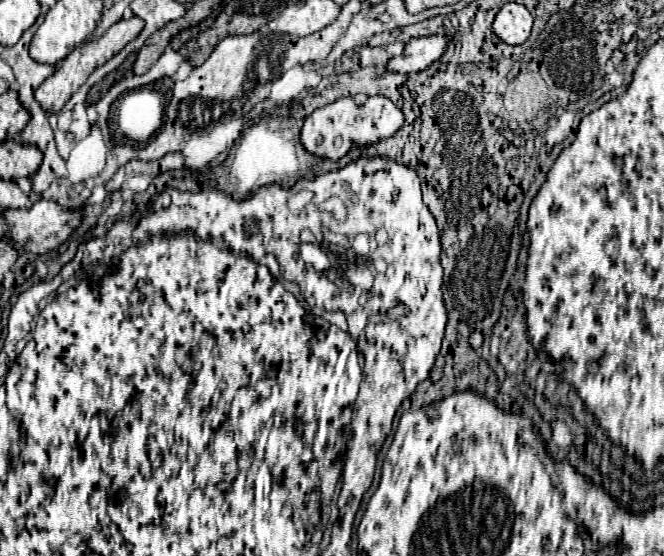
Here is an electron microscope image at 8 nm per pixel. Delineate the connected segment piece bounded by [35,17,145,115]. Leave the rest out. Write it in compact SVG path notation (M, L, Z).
M131 17L131 19L127 19L127 21L117 21L115 25L111 25L99 39L95 39L95 41L85 41L81 47L75 47L65 59L63 59L63 63L61 63L61 67L57 67L55 69L55 73L49 77L49 79L45 79L41 85L39 85L39 89L35 91L35 99L39 101L39 105L43 107L43 111L45 113L59 113L61 111L61 107L69 101L69 97L87 81L87 77L99 67L99 65L103 65L103 63L107 63L113 55L117 55L129 41L133 41L137 35L139 35L139 31L143 29L143 19L139 19L139 17Z

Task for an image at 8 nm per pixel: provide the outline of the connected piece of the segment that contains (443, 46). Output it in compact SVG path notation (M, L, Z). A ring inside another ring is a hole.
M429 35L421 39L411 39L405 45L405 51L399 57L393 57L387 65L389 71L399 73L415 73L427 69L431 63L439 61L439 57L447 51L451 43L449 35Z

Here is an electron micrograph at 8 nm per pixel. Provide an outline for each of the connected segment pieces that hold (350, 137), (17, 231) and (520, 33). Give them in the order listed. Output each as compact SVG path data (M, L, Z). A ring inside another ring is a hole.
M383 95L367 97L365 103L357 103L353 97L341 97L335 103L315 109L309 117L305 117L305 123L301 129L301 145L313 155L337 161L353 145L377 143L379 139L395 135L401 125L403 125L401 109Z
M39 199L31 209L25 209L25 211L7 209L3 217L7 217L7 225L9 225L3 237L11 237L11 241L19 245L19 253L35 253L35 255L45 255L57 249L71 235L71 231L79 225L79 219L81 219L79 213L71 209L63 209L57 203L45 201L45 199Z
M507 3L493 21L493 31L509 45L523 45L531 33L533 17L525 5Z

